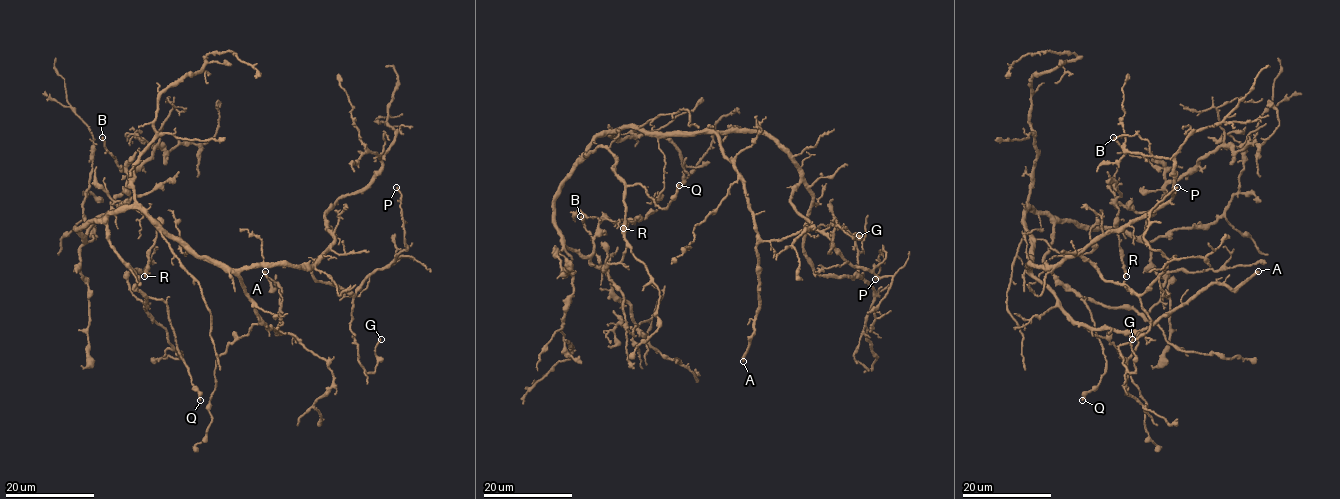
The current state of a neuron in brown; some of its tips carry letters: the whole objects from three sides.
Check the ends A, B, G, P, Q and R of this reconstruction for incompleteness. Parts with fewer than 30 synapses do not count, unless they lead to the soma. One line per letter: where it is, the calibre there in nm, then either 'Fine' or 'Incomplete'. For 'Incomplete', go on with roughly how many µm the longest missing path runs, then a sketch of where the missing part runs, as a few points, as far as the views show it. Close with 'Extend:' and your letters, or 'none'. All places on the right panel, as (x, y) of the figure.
A: Place: (1258, 271). Thickness 280 nm. Fine
B: Place: (1113, 137). Thickness 200 nm. Fine
G: Place: (1132, 339). Thickness 110 nm. Fine
P: Place: (1177, 187). Thickness 170 nm. Fine
Q: Place: (1082, 400). Thickness 170 nm. Fine
R: Place: (1126, 276). Thickness 240 nm. Fine
Extend: none

